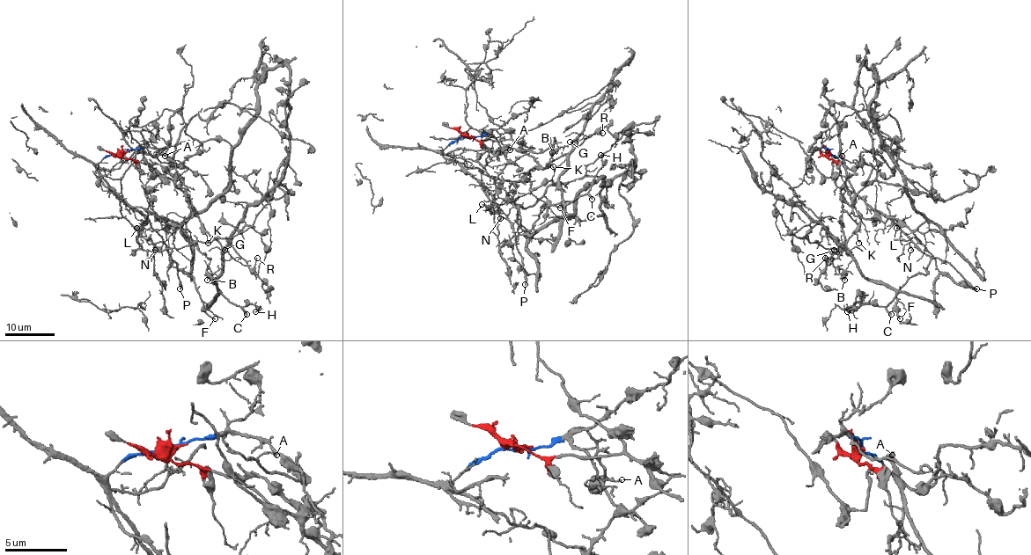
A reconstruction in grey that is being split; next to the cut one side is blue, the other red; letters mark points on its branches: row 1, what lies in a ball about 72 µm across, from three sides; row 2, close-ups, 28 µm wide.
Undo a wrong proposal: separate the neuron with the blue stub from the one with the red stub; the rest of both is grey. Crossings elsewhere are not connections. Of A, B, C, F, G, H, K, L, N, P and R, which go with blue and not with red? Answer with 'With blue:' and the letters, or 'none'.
With blue: A, B, F, L, N, P

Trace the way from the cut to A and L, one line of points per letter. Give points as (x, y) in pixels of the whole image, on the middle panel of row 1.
A: (467, 136), (487, 135), (505, 150), (510, 149)
L: (467, 136), (453, 141), (444, 153), (476, 178), (493, 198), (489, 206), (482, 204)

